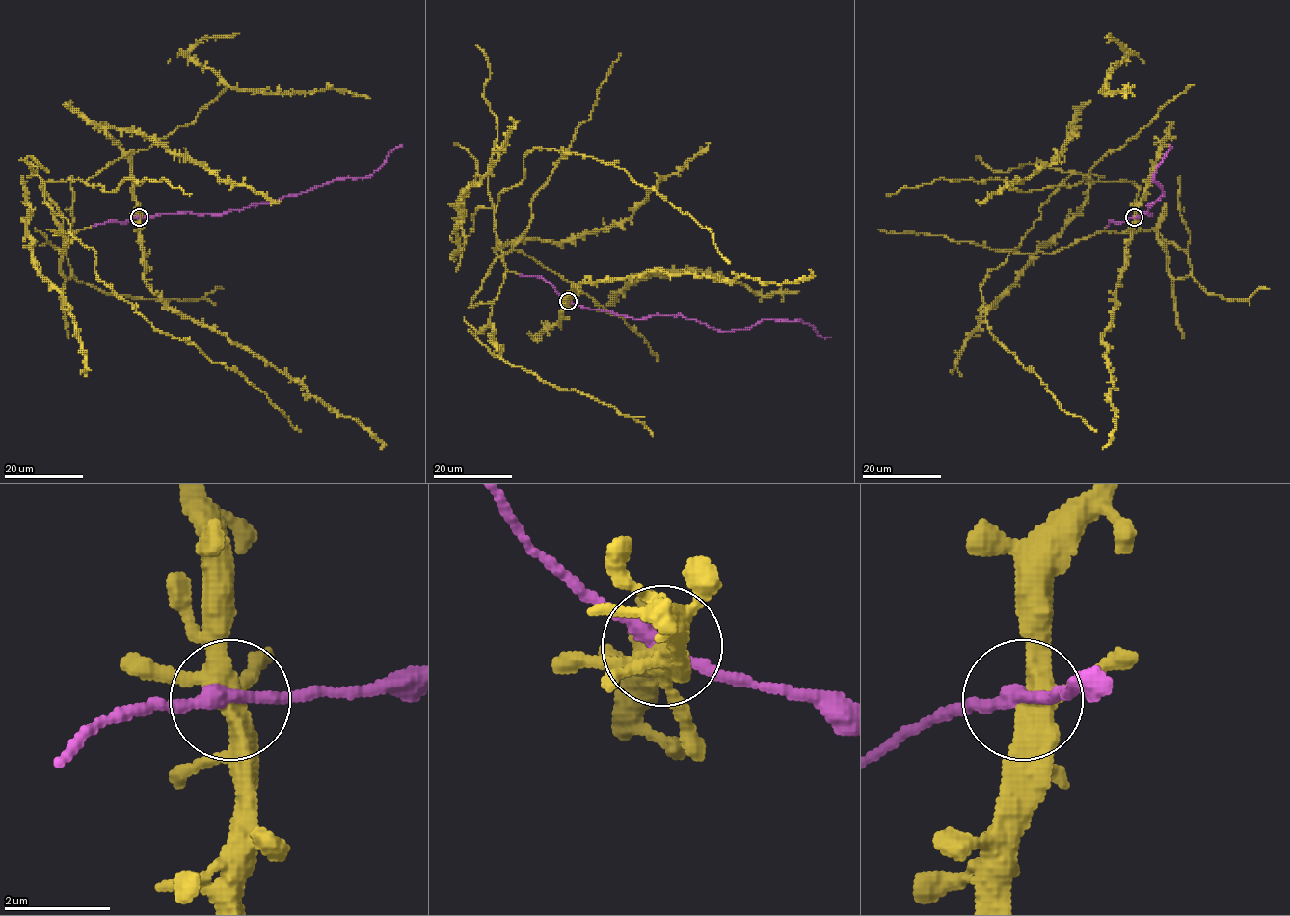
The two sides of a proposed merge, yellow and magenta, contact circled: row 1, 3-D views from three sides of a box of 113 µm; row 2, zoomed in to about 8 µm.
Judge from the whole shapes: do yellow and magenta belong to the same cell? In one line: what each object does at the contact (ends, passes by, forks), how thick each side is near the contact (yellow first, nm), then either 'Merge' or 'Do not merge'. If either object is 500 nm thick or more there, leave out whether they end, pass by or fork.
At the ring yellow forks. At the ring magenta passes by. Thickness 400 nm (yellow) against 240 nm. Merge

